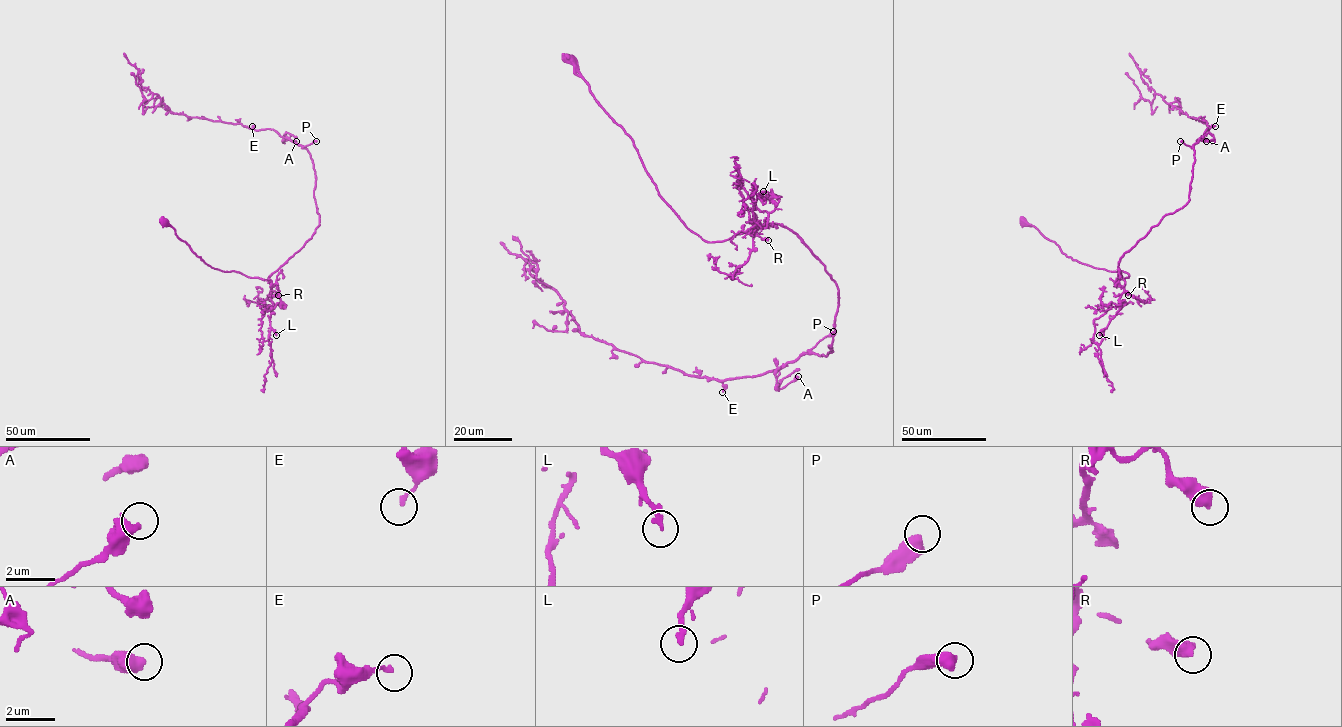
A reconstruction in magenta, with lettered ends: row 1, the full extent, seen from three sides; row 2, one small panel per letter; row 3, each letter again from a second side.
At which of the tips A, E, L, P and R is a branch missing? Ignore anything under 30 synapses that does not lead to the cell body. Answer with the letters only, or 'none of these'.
none of these

